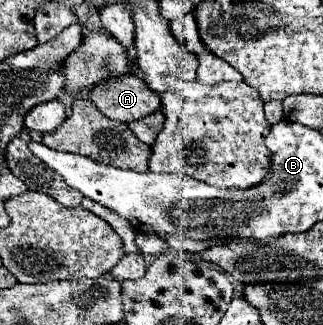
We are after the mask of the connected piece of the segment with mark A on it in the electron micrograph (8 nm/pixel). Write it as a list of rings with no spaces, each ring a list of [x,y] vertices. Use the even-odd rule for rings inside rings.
[[[135,74],[97,84],[89,98],[105,116],[119,122],[139,120],[161,108],[159,96]]]

